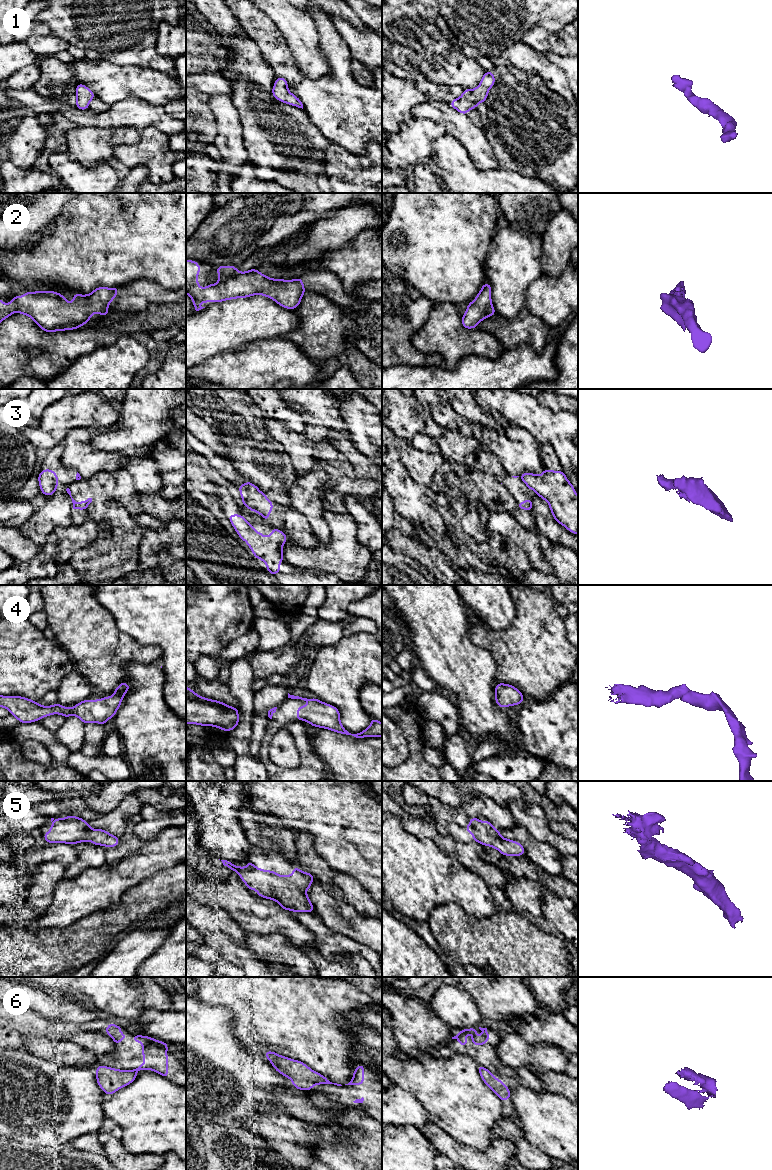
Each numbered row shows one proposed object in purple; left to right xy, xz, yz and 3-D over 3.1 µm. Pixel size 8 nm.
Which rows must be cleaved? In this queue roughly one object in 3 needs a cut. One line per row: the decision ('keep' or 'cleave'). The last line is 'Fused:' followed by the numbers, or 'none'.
1: keep
2: keep
3: cleave
4: keep
5: keep
6: cleave
Fused: 3, 6

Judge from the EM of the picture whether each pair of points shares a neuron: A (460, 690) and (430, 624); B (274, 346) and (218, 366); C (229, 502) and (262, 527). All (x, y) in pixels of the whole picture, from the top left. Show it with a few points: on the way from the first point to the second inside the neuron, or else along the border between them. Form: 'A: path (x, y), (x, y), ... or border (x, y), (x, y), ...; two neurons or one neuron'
A: path (460, 674), (460, 668), (449, 657), (441, 640); one neuron
B: path (260, 360), (254, 366), (232, 366); one neuron
C: path (233, 512), (248, 527), (252, 527); one neuron

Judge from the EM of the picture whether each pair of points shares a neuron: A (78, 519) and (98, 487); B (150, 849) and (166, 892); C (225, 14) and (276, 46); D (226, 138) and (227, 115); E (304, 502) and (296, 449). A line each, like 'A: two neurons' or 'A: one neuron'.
A: one neuron
B: two neurons
C: two neurons
D: one neuron
E: two neurons

